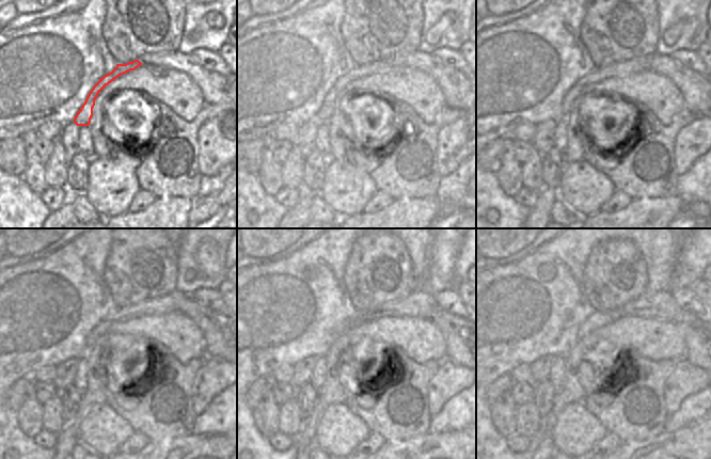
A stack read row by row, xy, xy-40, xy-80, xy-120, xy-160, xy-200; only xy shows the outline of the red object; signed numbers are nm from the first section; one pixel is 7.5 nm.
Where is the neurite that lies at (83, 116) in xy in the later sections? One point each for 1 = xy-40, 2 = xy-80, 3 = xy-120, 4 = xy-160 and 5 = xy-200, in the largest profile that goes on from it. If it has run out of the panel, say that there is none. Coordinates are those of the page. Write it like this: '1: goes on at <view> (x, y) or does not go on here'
1: goes on at xy-40 (365, 69)
2: goes on at xy-80 (616, 68)
3: goes on at xy-120 (171, 302)
4: goes on at xy-160 (419, 303)
5: goes on at xy-200 (661, 305)

